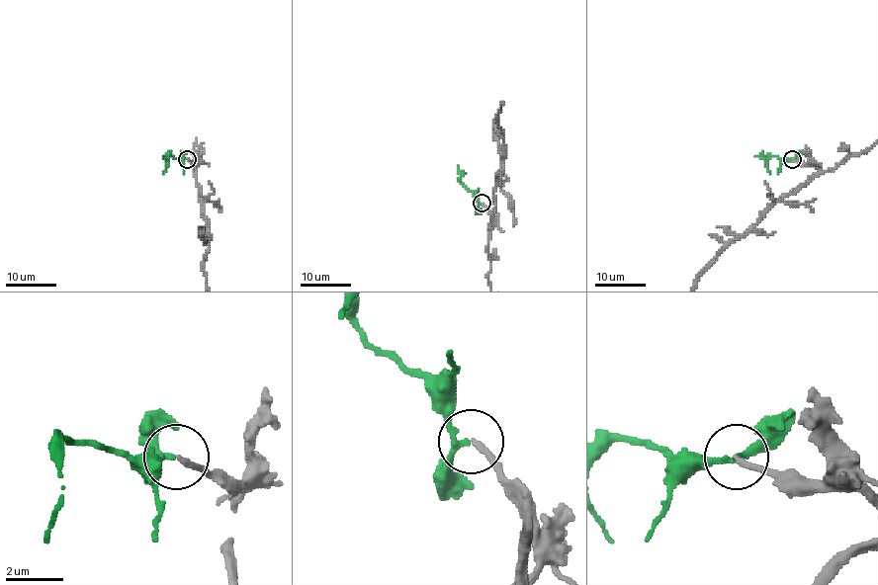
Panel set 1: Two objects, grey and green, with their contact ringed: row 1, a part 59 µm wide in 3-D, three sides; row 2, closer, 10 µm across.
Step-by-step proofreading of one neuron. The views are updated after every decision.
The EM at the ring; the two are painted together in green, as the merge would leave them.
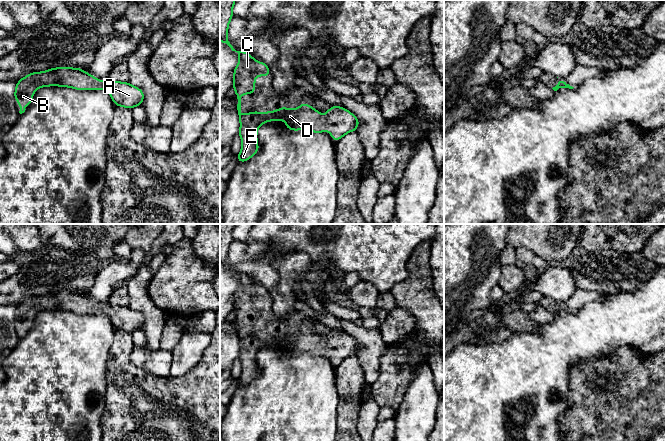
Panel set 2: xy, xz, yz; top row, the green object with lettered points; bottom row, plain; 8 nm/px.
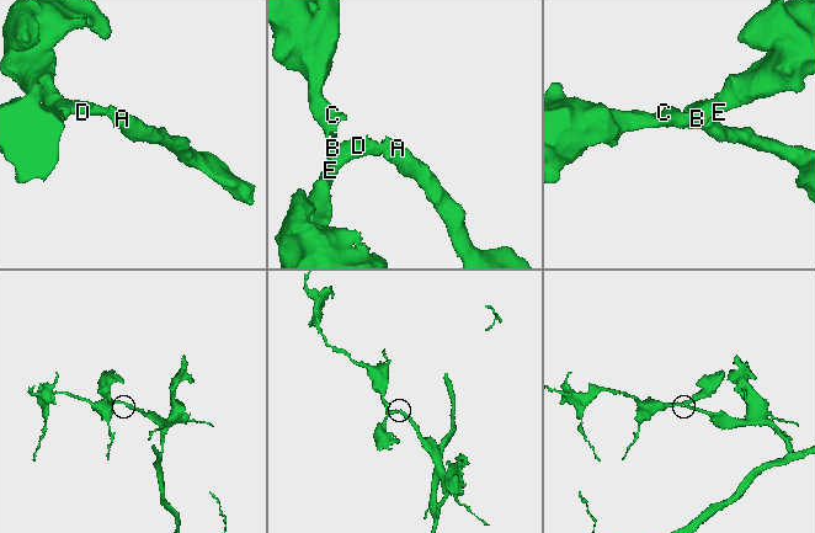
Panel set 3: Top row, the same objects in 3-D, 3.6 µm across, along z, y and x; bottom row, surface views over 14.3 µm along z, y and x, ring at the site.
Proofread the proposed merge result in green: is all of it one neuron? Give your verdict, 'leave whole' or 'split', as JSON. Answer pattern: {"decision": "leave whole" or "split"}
{"decision": "leave whole"}

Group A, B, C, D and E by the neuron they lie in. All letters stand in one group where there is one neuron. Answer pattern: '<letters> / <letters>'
A B C D E

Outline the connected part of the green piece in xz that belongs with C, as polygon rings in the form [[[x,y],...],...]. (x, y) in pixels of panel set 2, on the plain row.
[[[220,224],[220,266],[225,266],[232,275],[239,279],[239,287],[233,297],[233,313],[236,317],[237,334],[240,344],[238,359],[242,364],[242,372],[237,379],[237,386],[246,386],[254,380],[258,374],[257,355],[261,348],[273,344],[283,344],[286,352],[297,355],[307,353],[314,357],[323,357],[328,352],[332,363],[337,366],[344,359],[356,355],[359,343],[344,331],[331,330],[325,340],[305,326],[296,333],[288,333],[284,330],[276,335],[241,337],[241,319],[255,317],[255,301],[271,300],[268,289],[255,284],[246,275],[236,275],[227,262],[230,244],[236,224]]]

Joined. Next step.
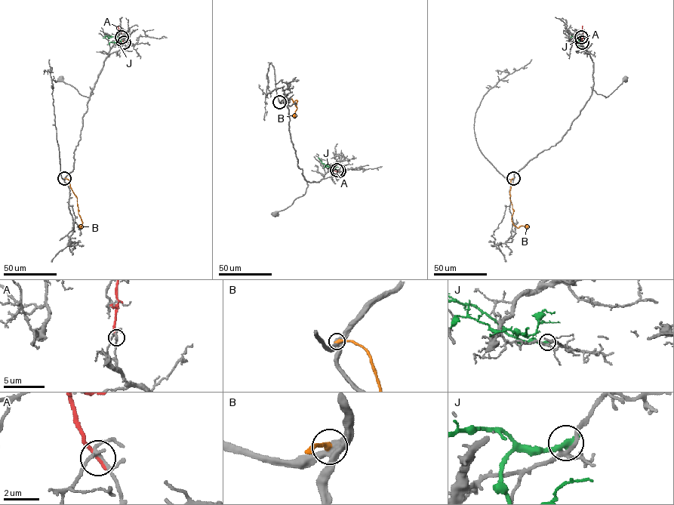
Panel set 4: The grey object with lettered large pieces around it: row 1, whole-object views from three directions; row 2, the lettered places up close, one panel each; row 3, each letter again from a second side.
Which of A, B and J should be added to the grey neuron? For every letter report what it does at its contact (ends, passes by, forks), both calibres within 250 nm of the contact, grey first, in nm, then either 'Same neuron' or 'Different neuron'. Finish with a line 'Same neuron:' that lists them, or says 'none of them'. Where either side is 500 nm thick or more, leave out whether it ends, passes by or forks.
A: It ends there. Thickness 170 nm (grey) against 240 nm. Different neuron
B: It ends there. Thickness 440 nm (grey) against 340 nm. Different neuron
J: It ends there. Thickness 200 nm (grey) against 360 nm. Different neuron
Same neuron: none of them

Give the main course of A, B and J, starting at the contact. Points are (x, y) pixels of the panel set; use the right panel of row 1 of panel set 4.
A: (582, 42), (583, 26)
B: (513, 178), (510, 180), (509, 192), (513, 210), (512, 221), (517, 227), (528, 226)
J: (581, 37), (569, 38)

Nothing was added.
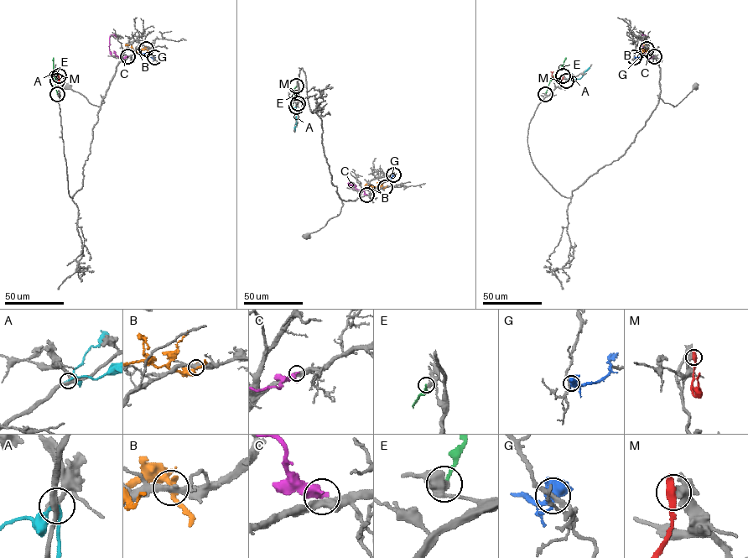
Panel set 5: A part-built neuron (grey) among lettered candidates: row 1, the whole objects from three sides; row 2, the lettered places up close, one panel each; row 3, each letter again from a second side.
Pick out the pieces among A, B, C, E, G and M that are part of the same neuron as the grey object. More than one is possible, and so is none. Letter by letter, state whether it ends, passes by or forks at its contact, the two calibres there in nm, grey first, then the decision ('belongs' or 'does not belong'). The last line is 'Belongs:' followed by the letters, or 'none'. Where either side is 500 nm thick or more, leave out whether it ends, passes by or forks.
A: it passes by; calibres 280 and 200 nm; does not belong
B: it passes by; calibres 380 and 300 nm; does not belong
C: it passes by; calibres 400 and 360 nm; does not belong
E: calibres 550 and 170 nm; does not belong
G: calibres 220 and 500 nm; does not belong
M: calibres 300 and 500 nm; does not belong
Belongs: none

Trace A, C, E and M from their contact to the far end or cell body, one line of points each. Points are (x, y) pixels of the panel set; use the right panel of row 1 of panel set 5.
A: (566, 80), (579, 79), (589, 68)
C: (654, 56), (649, 59), (644, 55), (641, 40), (645, 36), (642, 33)
E: (545, 94), (550, 80), (566, 58)
M: (563, 75), (558, 80), (552, 75), (553, 71)

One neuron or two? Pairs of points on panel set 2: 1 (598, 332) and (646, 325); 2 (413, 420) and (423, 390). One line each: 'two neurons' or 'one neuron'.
1: one neuron
2: one neuron

